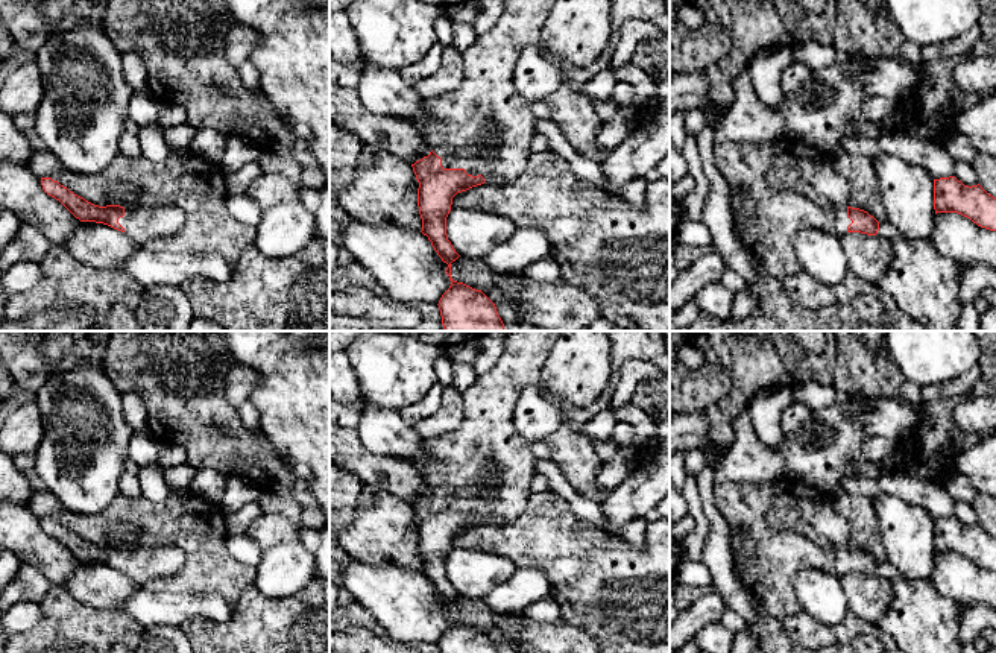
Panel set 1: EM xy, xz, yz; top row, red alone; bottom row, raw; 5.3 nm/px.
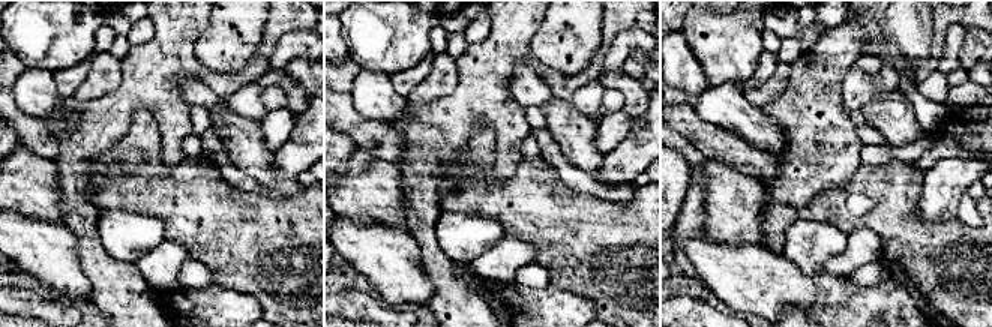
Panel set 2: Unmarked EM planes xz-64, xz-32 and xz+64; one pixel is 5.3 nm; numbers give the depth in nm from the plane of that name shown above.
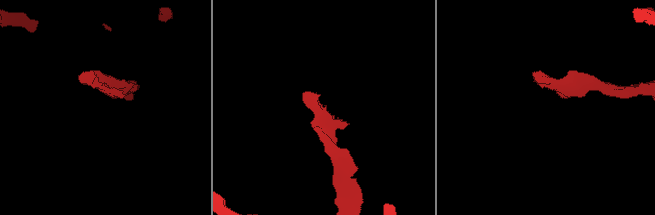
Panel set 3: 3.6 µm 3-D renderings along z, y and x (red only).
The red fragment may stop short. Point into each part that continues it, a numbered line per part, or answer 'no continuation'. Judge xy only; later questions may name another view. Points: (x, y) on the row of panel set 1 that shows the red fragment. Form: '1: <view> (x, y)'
1: xy (144, 225)

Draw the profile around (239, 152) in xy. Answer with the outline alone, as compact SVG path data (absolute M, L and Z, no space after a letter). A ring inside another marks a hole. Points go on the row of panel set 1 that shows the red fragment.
M226 135L225 155L220 166L225 175L238 172L251 161L258 161L260 150L240 135Z

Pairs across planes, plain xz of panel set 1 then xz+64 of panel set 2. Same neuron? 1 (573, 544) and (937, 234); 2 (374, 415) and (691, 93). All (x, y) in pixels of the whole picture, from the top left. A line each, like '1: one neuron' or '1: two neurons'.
1: one neuron
2: two neurons

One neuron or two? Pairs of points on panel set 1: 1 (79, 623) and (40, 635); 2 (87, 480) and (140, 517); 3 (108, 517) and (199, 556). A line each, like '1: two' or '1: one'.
1: one
2: two
3: one

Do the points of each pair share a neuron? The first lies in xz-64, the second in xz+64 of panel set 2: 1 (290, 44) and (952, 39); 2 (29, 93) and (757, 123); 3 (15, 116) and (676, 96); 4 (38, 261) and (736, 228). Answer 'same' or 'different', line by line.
1: same
2: same
3: different
4: different

